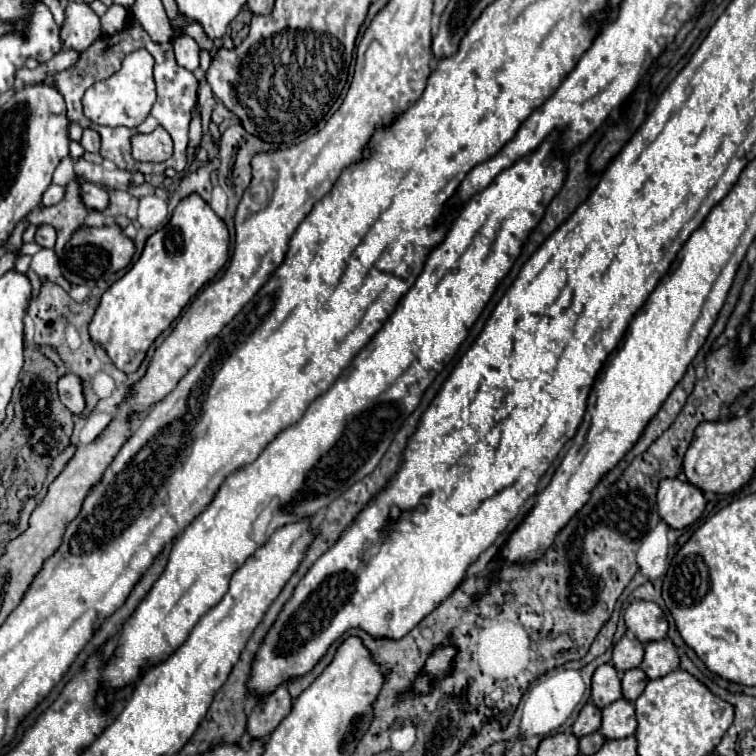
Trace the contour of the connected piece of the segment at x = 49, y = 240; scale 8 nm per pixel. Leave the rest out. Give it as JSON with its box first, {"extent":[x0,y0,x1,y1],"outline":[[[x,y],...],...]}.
{"extent":[36,225,56,249],"outline":[[[42,225],[42,227],[38,229],[38,233],[36,233],[36,243],[38,243],[40,247],[52,249],[54,243],[56,243],[56,231],[54,231],[54,227]]]}

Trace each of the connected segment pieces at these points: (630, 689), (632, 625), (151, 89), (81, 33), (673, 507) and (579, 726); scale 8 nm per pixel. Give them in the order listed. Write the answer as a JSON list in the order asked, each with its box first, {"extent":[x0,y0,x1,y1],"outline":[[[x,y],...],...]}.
[{"extent":[622,669,648,701],"outline":[[[628,669],[628,671],[624,671],[624,677],[622,677],[624,697],[628,701],[636,701],[642,695],[646,683],[648,683],[648,677],[644,675],[644,671],[640,671],[640,669]]]},{"extent":[624,601,668,643],"outline":[[[636,601],[624,613],[628,631],[632,631],[642,643],[658,641],[668,635],[668,621],[664,609],[652,601]]]},{"extent":[82,49,156,127],"outline":[[[146,49],[140,51],[132,51],[120,71],[100,83],[94,83],[82,97],[82,107],[84,107],[84,115],[96,123],[96,125],[104,125],[104,127],[138,127],[148,111],[152,109],[154,101],[156,101],[156,87],[154,87],[154,77],[152,77],[152,67],[154,67],[154,59]]]},{"extent":[60,3,102,51],"outline":[[[68,3],[66,5],[66,17],[64,17],[64,23],[60,27],[60,41],[62,41],[62,47],[68,49],[72,47],[74,51],[86,51],[96,39],[100,39],[102,35],[102,27],[100,27],[100,17],[88,7],[88,3]]]},{"extent":[658,479,706,529],"outline":[[[662,479],[658,487],[658,515],[672,529],[686,529],[696,523],[706,507],[702,491],[680,479]]]},{"extent":[574,699,602,737],"outline":[[[592,699],[582,707],[576,723],[574,723],[574,735],[576,737],[584,737],[590,735],[594,731],[600,729],[600,715],[602,711],[592,703]]]}]

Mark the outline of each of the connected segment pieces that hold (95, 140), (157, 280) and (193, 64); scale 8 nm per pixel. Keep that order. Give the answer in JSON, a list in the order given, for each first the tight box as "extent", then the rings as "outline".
[{"extent":[80,129,100,153],"outline":[[[84,129],[80,145],[90,153],[100,153],[100,135],[94,129]]]},{"extent":[90,195,230,373],"outline":[[[190,195],[180,201],[170,223],[146,241],[140,259],[102,295],[90,323],[90,339],[108,353],[122,373],[138,371],[150,345],[224,267],[228,261],[228,243],[230,239],[224,221],[202,197]]]},{"extent":[174,33,200,71],"outline":[[[184,33],[176,35],[174,37],[174,51],[176,51],[178,65],[182,65],[184,69],[196,71],[200,67],[200,47],[192,37],[188,37]]]}]

